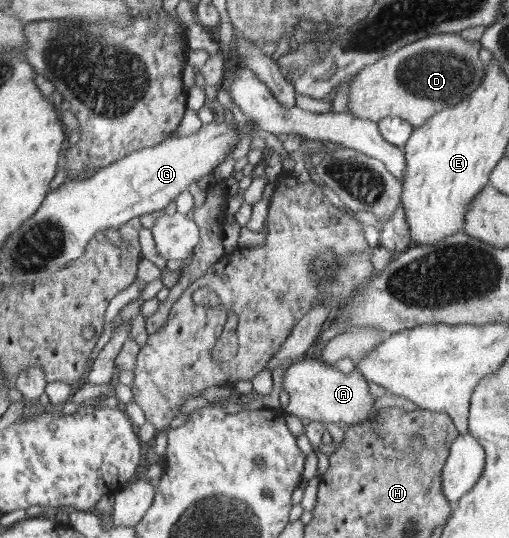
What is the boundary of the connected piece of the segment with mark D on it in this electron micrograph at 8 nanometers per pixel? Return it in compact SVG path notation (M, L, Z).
M458 33L429 35L415 43L409 43L400 51L369 65L349 85L349 111L360 119L380 123L383 119L397 117L411 123L415 129L429 122L437 113L463 102L484 82L486 66L479 61L480 43L461 38Z

